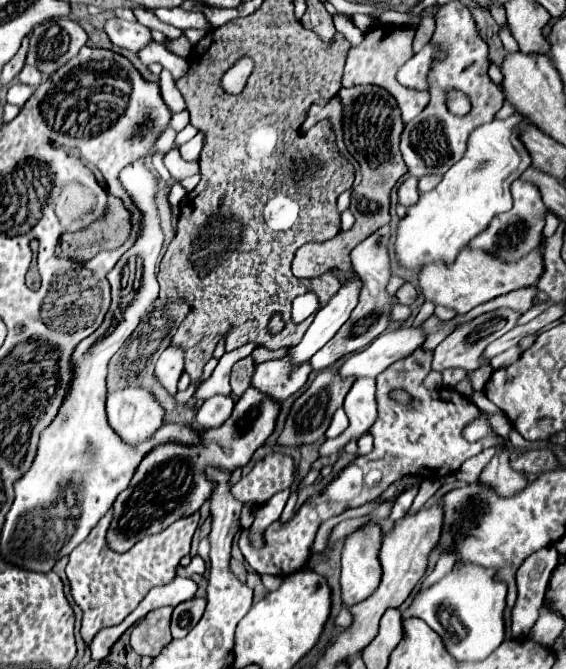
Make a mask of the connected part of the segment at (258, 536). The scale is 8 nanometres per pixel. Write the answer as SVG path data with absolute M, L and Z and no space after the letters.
M290 489L278 491L268 503L264 503L264 505L258 509L256 519L254 519L252 527L250 527L250 537L252 537L252 541L254 541L256 545L262 545L264 527L270 525L270 523L274 523L274 521L280 517L280 513L282 513L288 497L290 497Z

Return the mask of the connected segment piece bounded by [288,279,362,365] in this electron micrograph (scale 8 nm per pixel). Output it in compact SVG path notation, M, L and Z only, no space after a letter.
M350 279L344 287L340 287L338 295L334 295L328 305L316 311L316 317L310 329L306 331L304 339L288 351L296 365L308 361L316 351L320 351L340 331L340 327L348 321L352 309L358 303L360 287L362 287L360 279Z

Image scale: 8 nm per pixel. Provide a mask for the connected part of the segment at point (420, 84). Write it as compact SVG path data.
M426 45L420 53L416 53L398 69L398 83L416 91L428 91L428 73L436 59L438 55L432 45Z

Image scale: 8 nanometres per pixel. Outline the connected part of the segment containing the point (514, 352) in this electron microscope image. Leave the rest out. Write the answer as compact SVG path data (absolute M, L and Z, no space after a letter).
M512 347L512 349L508 349L508 351L504 351L504 353L500 353L500 355L494 357L494 369L508 367L508 365L512 365L518 357L520 357L520 349L518 349L518 347Z

